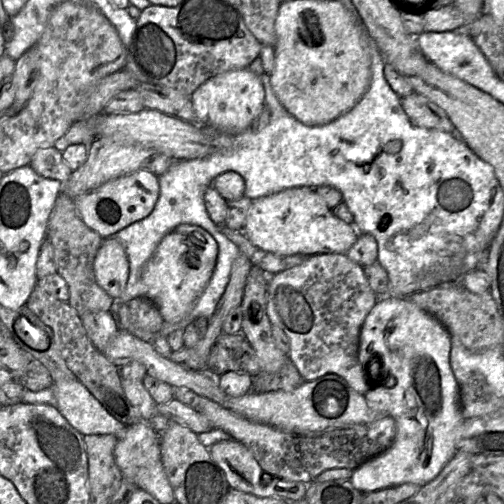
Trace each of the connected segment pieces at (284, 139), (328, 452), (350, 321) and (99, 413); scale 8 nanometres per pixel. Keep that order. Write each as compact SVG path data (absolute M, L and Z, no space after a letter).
M371 40L371 79L365 94L351 110L329 123L323 125L307 125L288 113L285 116L271 119L263 129L258 131L253 131L252 127L250 127L237 135L232 136L223 134L218 137L213 137L215 151L207 156L191 160L175 161L164 174L158 176L160 191L158 200L152 212L143 219L121 229L111 237L117 239L123 244L129 261L129 278L125 290L120 298L114 299L115 302L120 304L133 298L144 296L144 285L141 280L142 270L155 252L158 244L168 232L175 229L177 226L181 224L192 224L200 226L213 236L218 244L218 257L213 273L205 289L197 298L186 318L179 323L182 323L183 328L199 317L205 317L209 320L214 314L220 299L226 291L231 275L232 264L241 253L241 250L225 234L223 234L219 227L211 220L204 202L204 194L207 188L213 185L213 180L218 175L227 171L237 172L243 177L245 182L244 196L252 200L259 199L288 188L313 188L314 184L308 183L308 181L314 181L328 168L333 159L334 143L338 143L343 138L350 140L351 137L361 137L361 134L357 134L360 131L375 132L373 129L373 126L377 126L377 107L374 106L373 102L375 98L376 101L379 101L384 107L388 108L388 105L391 105L398 114L405 116L405 111L401 105L401 97L390 87L384 77L385 65L386 62L383 55L376 44Z
M173 387L173 393L173 398L203 414L212 423L214 429L220 429L244 444L266 473L288 481L311 484L318 475L326 470L335 468L354 470L386 451L392 445L397 432L394 419L389 416L381 416L374 422L347 428L312 434L293 433L235 414L190 389Z
M346 253L317 254L309 256L298 266L268 275L266 311L271 325L281 328L288 336L290 344L289 360L296 366L305 381L314 381L325 375L334 374L343 378L351 389L364 396L370 389L373 376L369 373L368 363L366 364L366 368L363 368L359 361L360 331L365 318L374 307L374 304L377 303L377 299L377 295L370 290L369 283L364 274L364 268L350 260Z
M76 378L54 381L50 389L56 398L57 410L82 435L114 435L118 439L126 430L127 425L111 416Z

